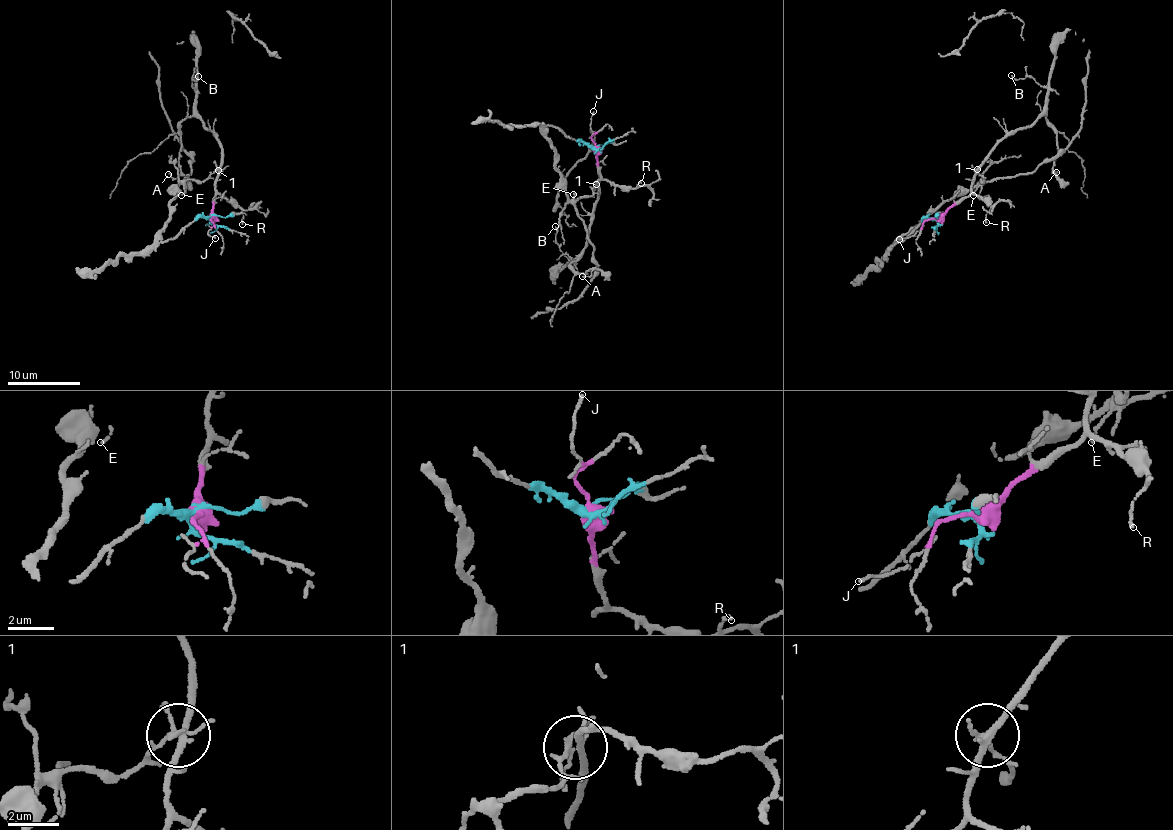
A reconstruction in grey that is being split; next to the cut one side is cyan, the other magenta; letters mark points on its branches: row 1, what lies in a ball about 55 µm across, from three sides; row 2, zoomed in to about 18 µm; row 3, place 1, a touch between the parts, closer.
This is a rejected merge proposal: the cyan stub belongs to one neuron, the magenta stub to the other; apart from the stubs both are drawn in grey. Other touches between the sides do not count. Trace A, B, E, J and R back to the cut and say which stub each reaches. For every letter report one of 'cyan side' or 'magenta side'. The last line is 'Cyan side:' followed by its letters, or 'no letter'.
A: magenta side
B: magenta side
E: cyan side
J: magenta side
R: magenta side
Cyan side: E

